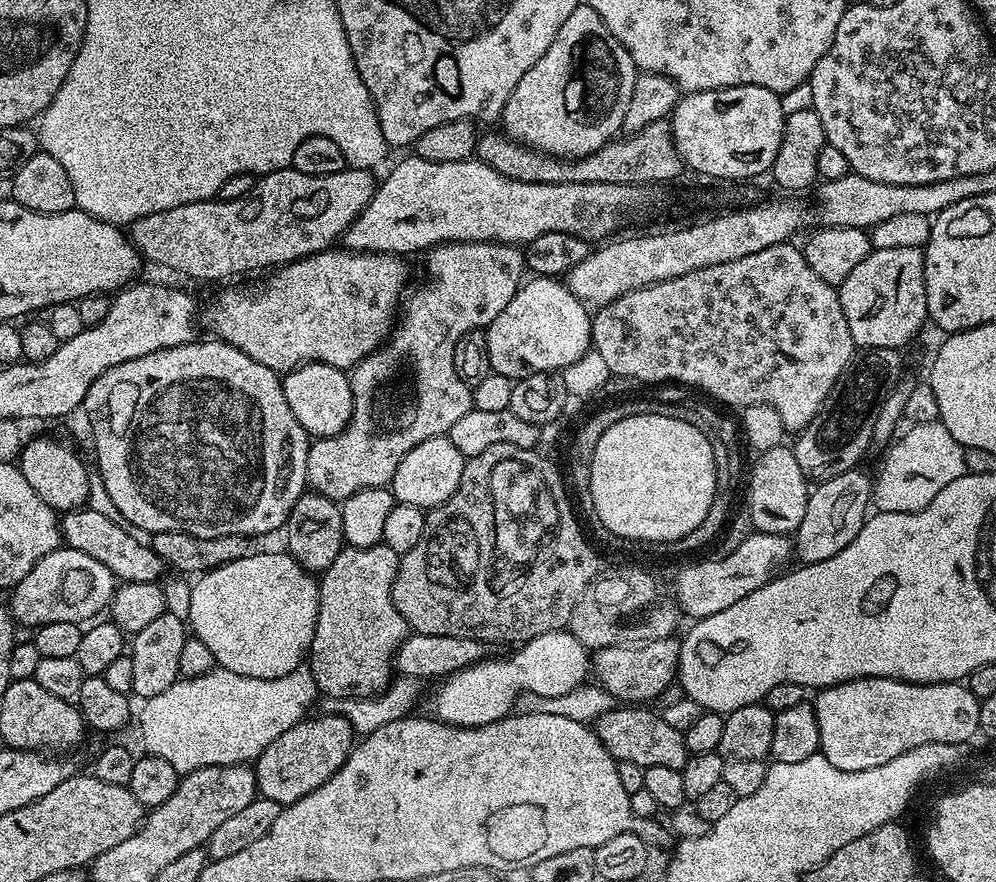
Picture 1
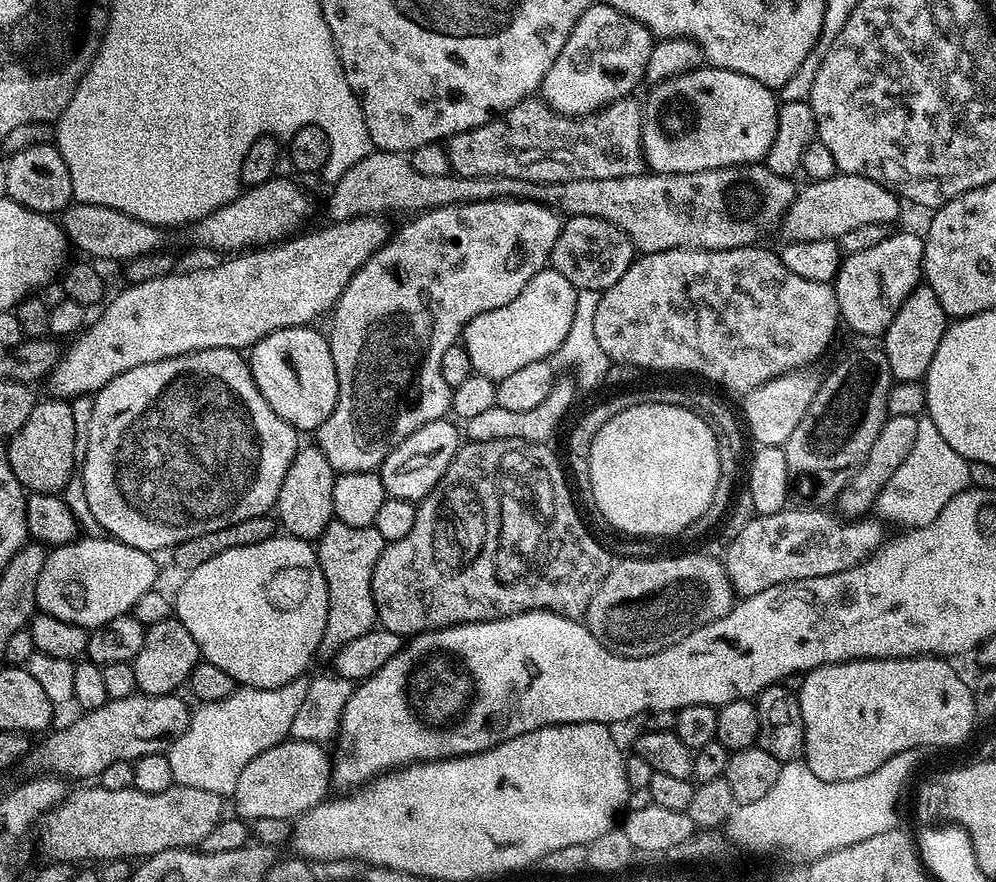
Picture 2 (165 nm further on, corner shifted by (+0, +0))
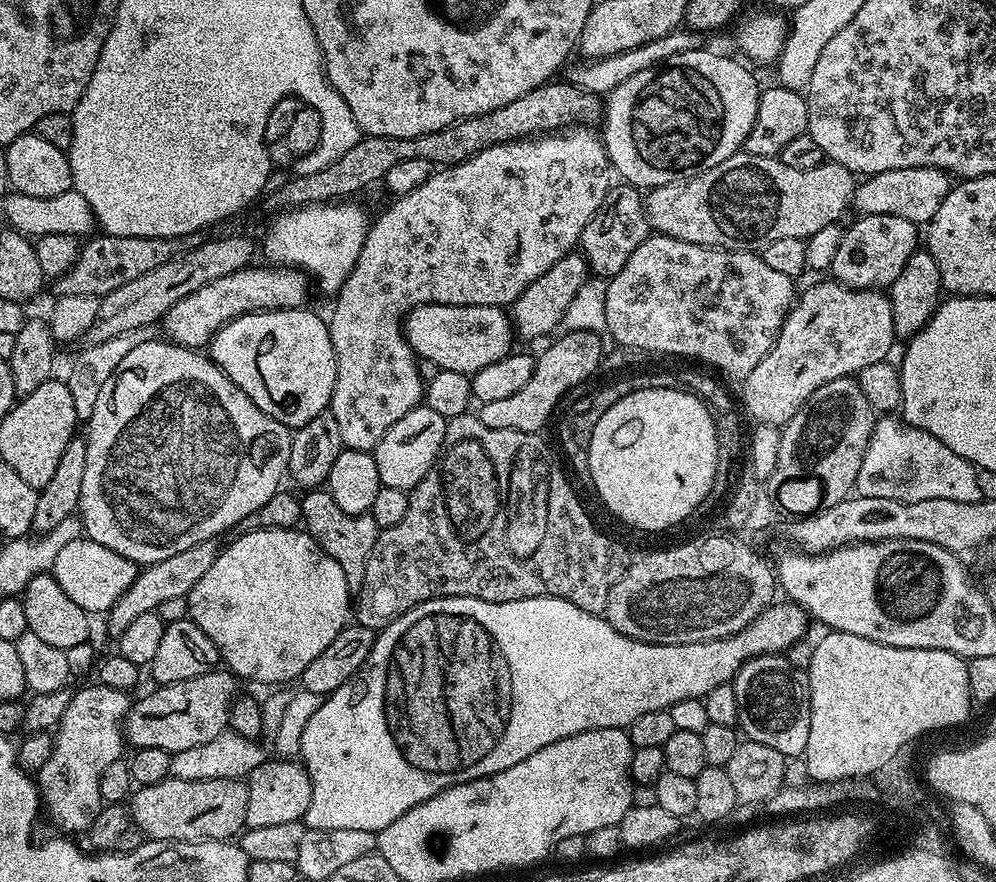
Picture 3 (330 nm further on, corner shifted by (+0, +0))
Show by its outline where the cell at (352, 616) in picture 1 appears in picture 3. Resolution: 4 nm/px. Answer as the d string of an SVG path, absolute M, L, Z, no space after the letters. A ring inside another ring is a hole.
M327 490L305 491L300 496L300 505L303 531L312 536L322 551L330 554L334 562L338 562L338 566L342 566L342 574L346 574L349 593L359 593L362 578L366 574L366 562L370 558L370 550L374 550L374 542L381 528L374 522L371 514L363 516L346 514L346 510L339 508L334 503L334 498L330 498Z

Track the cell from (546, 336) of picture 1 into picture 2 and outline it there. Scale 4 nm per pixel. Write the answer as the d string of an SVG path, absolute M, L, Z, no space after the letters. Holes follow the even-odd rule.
M549 266L522 286L522 294L518 294L514 302L478 314L478 318L470 321L462 333L462 343L466 354L470 354L473 373L497 381L530 362L553 356L566 339L570 322L574 322L577 291L573 284L562 278L562 274Z

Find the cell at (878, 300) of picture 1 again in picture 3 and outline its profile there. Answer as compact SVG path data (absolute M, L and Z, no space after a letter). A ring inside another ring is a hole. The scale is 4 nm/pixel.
M894 214L857 215L852 225L844 228L842 242L838 242L838 250L834 250L834 262L830 269L831 279L838 284L845 284L848 288L871 288L873 290L887 290L891 288L894 278L902 274L902 266L910 259L910 254L918 251L922 236L918 233L918 226L914 222L906 222L906 218L894 218Z

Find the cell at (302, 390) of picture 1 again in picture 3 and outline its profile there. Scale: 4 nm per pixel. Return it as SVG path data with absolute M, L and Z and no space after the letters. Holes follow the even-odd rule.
M274 308L249 312L247 316L239 316L223 324L212 336L210 345L210 359L226 373L230 382L245 392L258 410L270 414L270 418L282 422L290 430L301 428L310 422L310 418L331 405L336 381L336 359L328 325L323 315L320 317L310 308Z

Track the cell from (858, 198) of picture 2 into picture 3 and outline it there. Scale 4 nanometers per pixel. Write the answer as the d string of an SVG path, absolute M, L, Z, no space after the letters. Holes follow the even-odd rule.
M937 168L882 170L873 176L863 177L857 183L854 208L862 216L894 214L894 218L906 218L906 222L926 226L932 221L934 214L938 214L938 206L942 206L949 187L948 173Z

